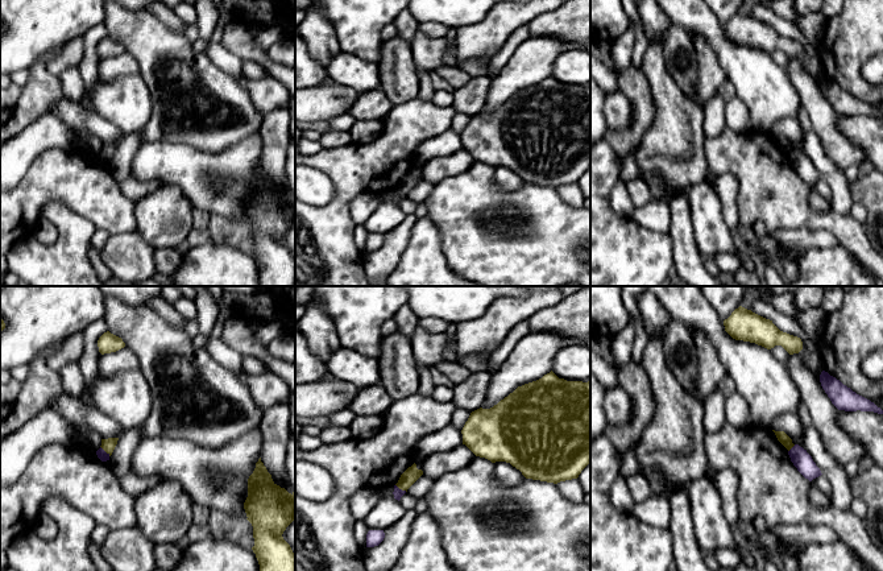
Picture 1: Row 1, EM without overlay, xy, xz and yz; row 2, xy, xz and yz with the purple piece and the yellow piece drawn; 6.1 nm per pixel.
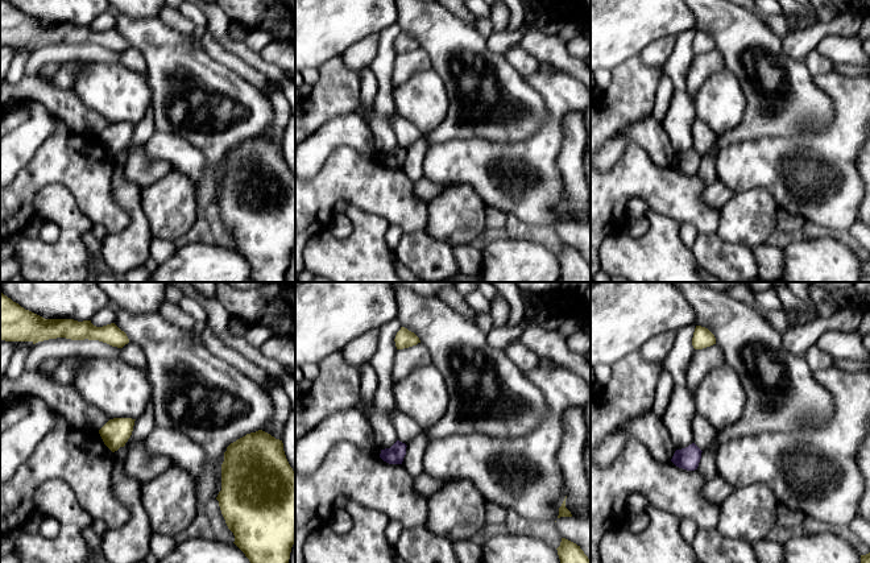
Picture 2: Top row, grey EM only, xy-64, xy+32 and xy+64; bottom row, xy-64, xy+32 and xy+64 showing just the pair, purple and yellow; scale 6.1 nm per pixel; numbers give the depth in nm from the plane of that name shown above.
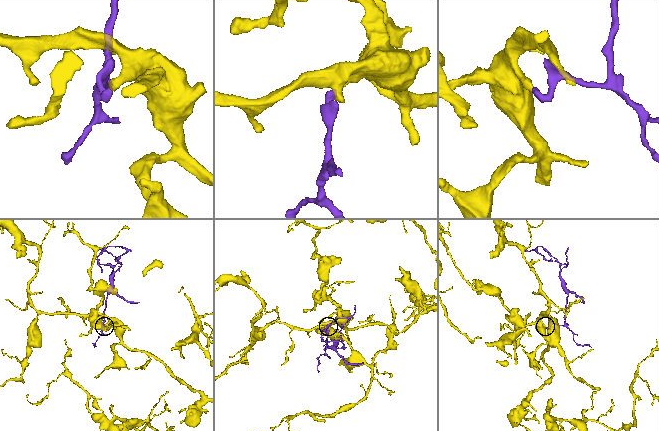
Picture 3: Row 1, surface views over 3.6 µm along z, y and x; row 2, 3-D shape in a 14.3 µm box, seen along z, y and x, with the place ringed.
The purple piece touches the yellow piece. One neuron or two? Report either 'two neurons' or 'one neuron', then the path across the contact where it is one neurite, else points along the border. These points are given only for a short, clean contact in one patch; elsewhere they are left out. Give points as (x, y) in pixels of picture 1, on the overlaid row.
two neurons; border xy (100, 446), (110, 455)

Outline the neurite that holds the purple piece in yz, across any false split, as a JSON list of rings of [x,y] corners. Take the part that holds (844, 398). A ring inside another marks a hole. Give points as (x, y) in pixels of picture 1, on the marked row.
[[[822,371],[820,375],[820,382],[832,404],[838,410],[845,411],[874,411],[878,414],[883,414],[883,410],[878,407],[870,400],[857,394],[850,388],[843,385],[840,380],[830,376],[828,372]]]

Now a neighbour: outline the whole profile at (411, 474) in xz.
[[[414,463],[409,467],[399,477],[398,483],[395,484],[399,489],[406,491],[423,475],[422,469],[416,468]]]

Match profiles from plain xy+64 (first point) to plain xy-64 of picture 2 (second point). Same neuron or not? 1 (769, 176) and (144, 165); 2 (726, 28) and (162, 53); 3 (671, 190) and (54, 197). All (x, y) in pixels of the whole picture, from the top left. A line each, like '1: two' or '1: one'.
1: two
2: one
3: two

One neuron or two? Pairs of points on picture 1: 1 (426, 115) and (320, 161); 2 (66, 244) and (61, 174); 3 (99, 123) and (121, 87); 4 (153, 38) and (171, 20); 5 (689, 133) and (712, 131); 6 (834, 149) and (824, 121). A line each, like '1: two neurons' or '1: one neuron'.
1: one neuron
2: two neurons
3: two neurons
4: two neurons
5: two neurons
6: one neuron

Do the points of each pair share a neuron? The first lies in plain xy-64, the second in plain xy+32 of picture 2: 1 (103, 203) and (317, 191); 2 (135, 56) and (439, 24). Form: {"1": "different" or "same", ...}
{"1": "same", "2": "different"}

